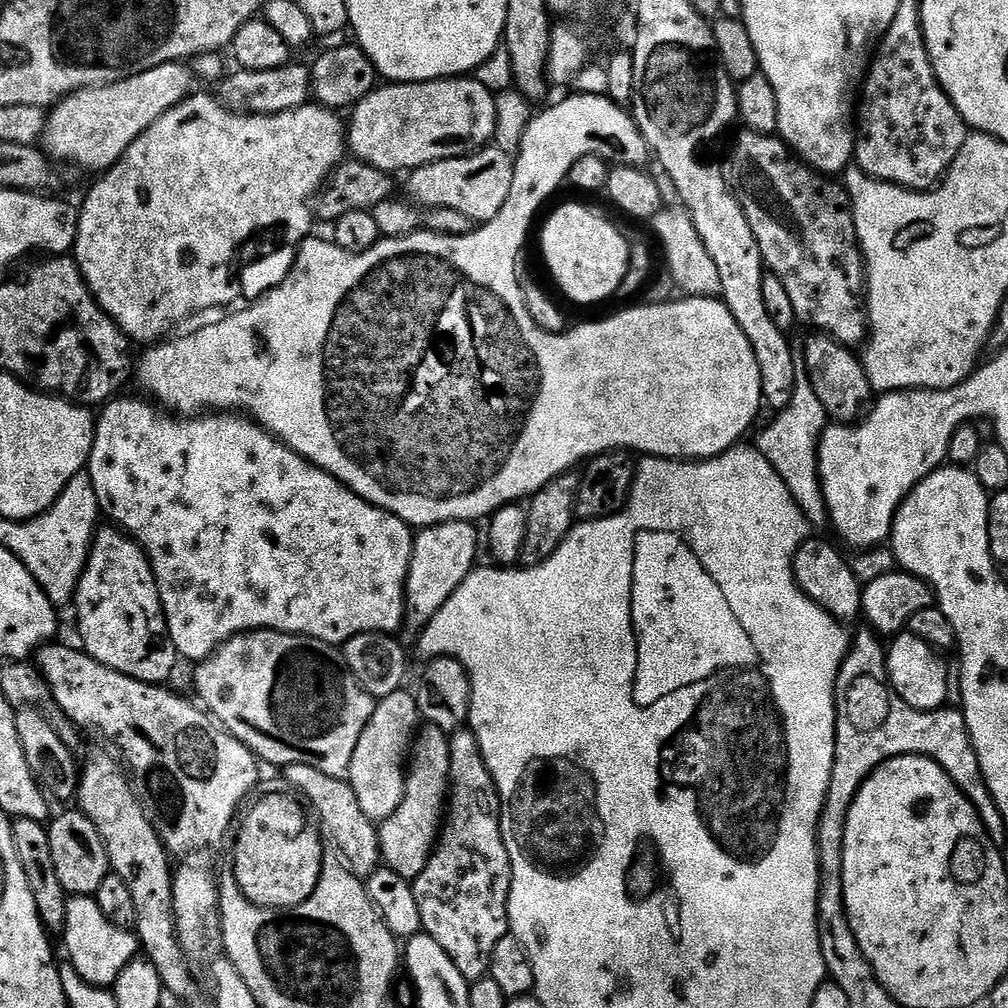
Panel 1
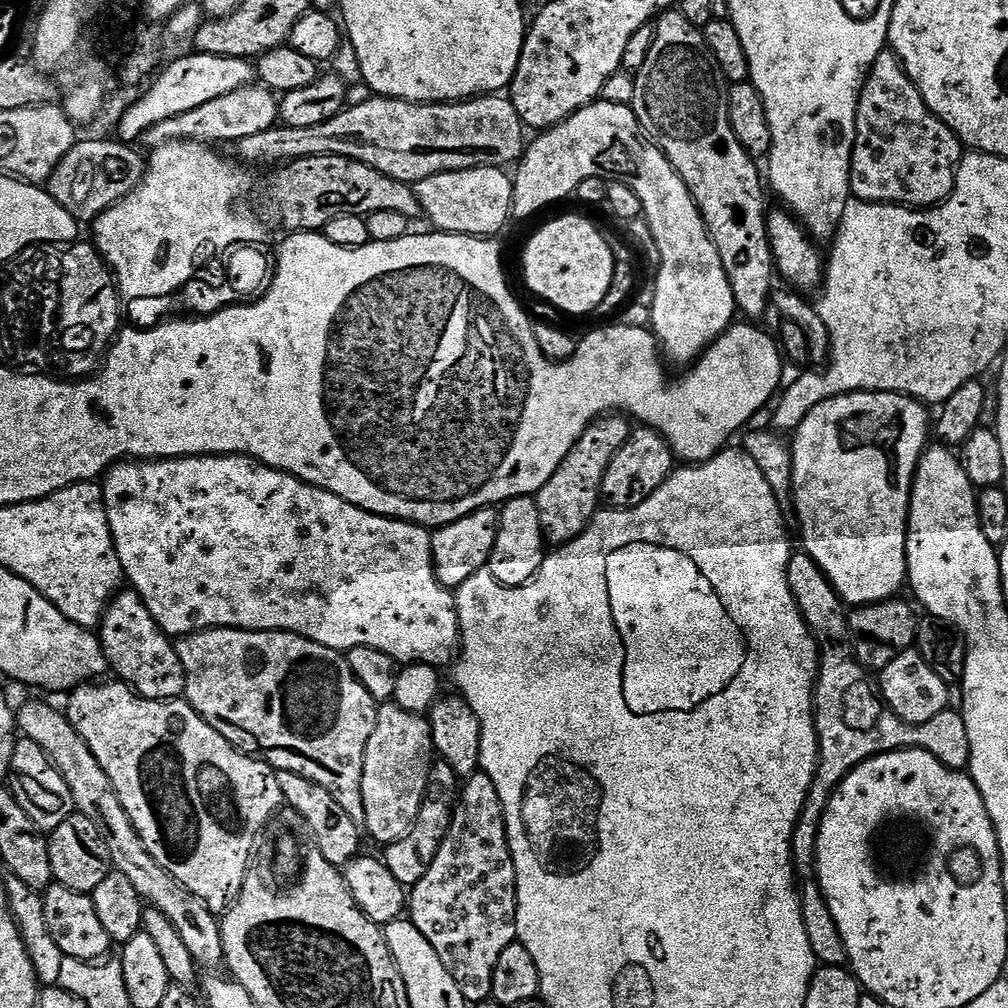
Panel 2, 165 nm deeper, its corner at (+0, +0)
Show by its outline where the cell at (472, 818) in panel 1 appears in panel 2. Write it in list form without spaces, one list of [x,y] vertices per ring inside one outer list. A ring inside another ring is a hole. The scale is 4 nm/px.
[[[482,770],[463,781],[456,798],[456,809],[452,812],[450,830],[430,862],[430,870],[422,874],[417,884],[411,885],[406,900],[406,912],[412,925],[434,946],[442,966],[454,978],[462,998],[469,1004],[480,1004],[492,1000],[494,966],[506,946],[517,943],[516,935],[516,867],[508,845],[508,831],[504,821],[502,802],[494,782]]]

